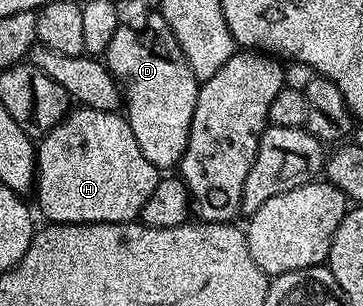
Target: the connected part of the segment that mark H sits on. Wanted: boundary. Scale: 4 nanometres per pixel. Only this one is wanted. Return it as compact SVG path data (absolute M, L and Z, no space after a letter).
M77 106L75 109L69 110L68 114L64 116L64 120L58 125L54 125L54 129L50 129L50 133L43 135L36 147L34 196L36 195L37 201L40 202L40 211L45 215L48 223L130 223L139 220L140 210L146 205L150 193L154 193L154 185L158 185L161 178L161 172L157 171L154 165L150 165L150 161L146 161L146 157L142 157L142 149L138 149L138 141L134 141L134 133L130 129L127 118L115 111L99 111Z

